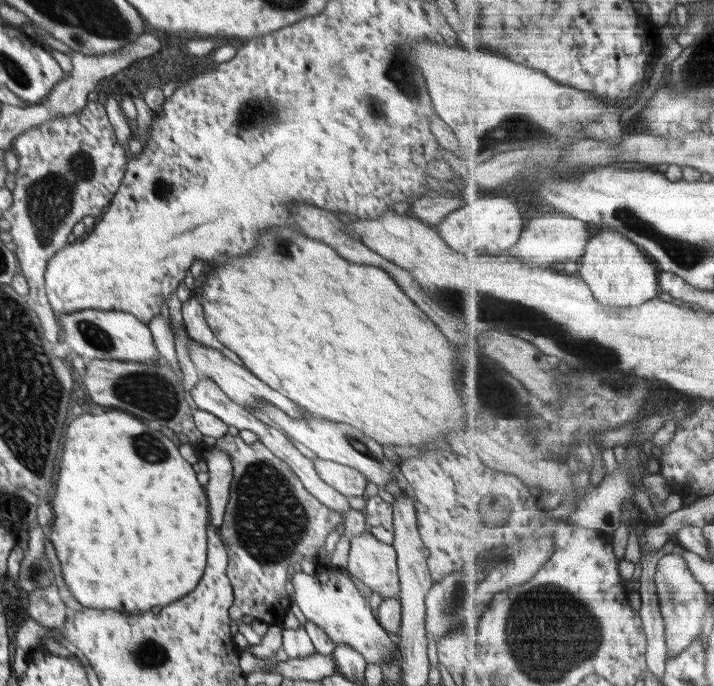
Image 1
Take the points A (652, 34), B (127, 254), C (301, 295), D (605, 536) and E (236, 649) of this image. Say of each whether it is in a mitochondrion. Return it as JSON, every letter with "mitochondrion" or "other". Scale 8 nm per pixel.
{"A":"other","B":"other","C":"other","D":"other","E":"other"}

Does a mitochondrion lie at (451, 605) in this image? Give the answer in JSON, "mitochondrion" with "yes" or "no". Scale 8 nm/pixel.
{"mitochondrion":"yes"}

